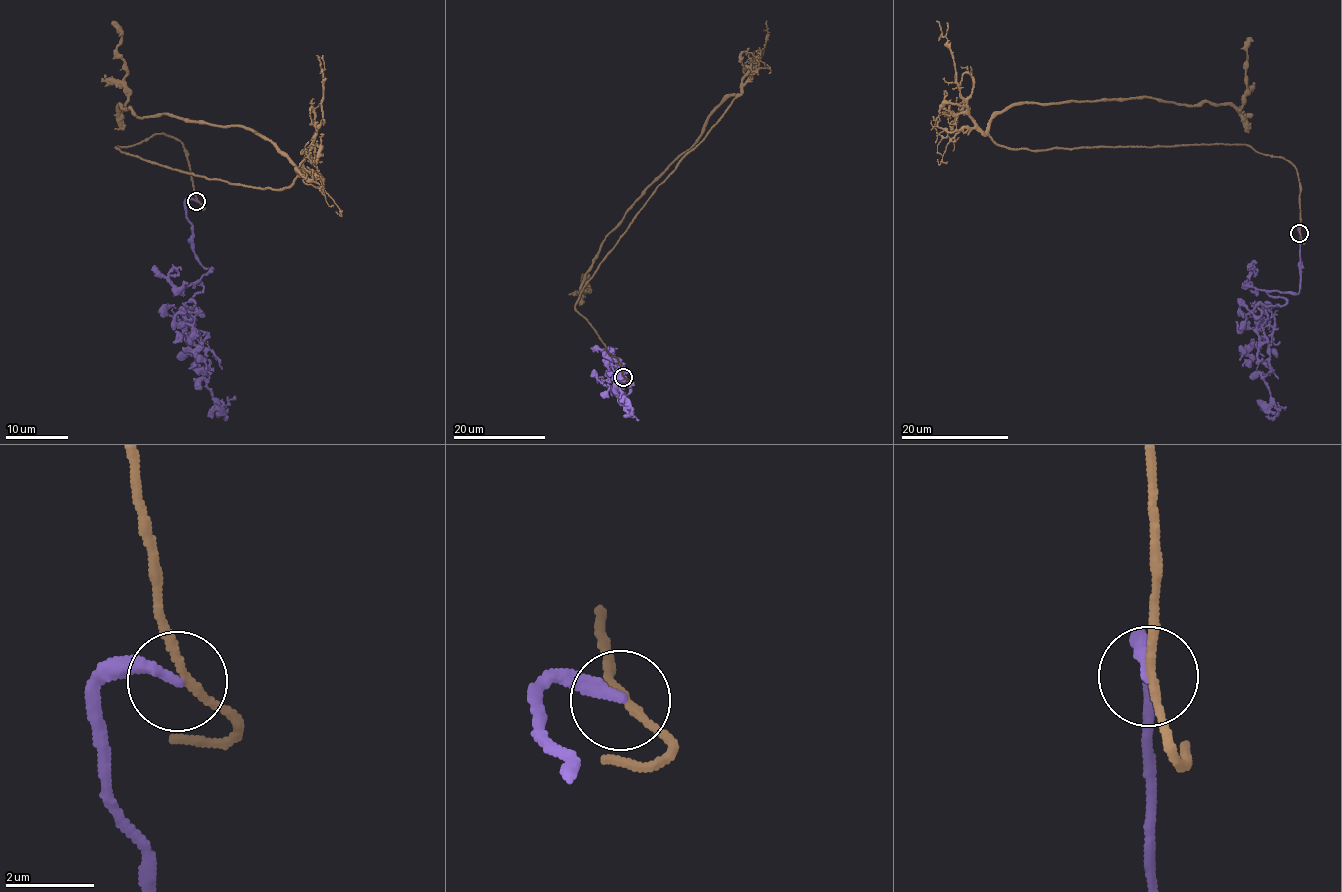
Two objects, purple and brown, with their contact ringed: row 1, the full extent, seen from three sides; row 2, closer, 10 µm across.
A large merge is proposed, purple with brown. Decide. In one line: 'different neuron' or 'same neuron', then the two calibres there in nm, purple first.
different neuron; 280 nm thick on the purple side, 170 nm on the other

